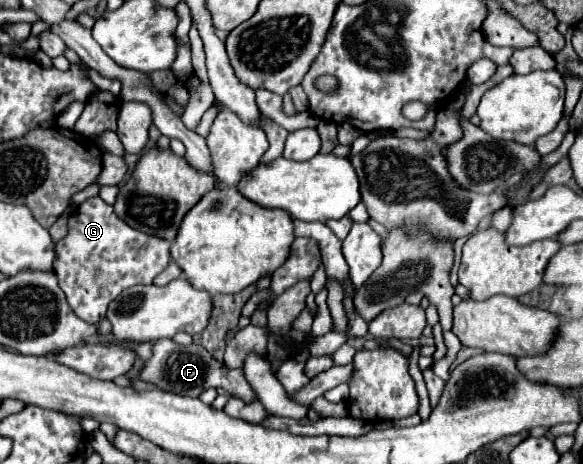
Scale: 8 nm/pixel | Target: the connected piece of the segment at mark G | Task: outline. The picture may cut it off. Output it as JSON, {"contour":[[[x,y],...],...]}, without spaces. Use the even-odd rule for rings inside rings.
{"contour":[[[92,197],[92,199],[84,201],[70,215],[70,219],[68,219],[68,233],[66,233],[64,239],[60,239],[56,243],[56,253],[58,253],[58,259],[56,259],[56,265],[54,265],[54,273],[58,277],[58,285],[64,291],[70,309],[80,319],[84,319],[88,323],[98,323],[106,315],[108,305],[124,289],[128,289],[132,285],[140,285],[140,283],[142,285],[152,283],[154,277],[158,273],[162,273],[166,269],[166,265],[170,263],[170,243],[168,241],[158,239],[158,237],[148,237],[146,233],[140,233],[140,231],[132,229],[100,197]]]}

